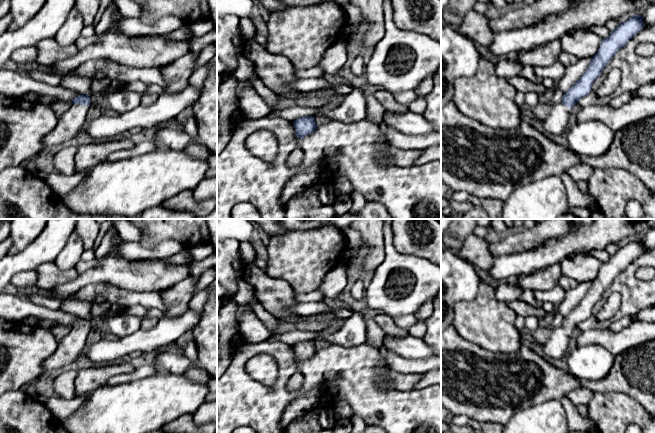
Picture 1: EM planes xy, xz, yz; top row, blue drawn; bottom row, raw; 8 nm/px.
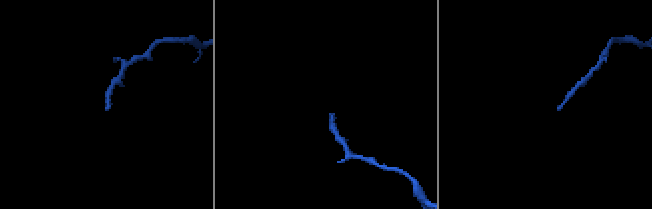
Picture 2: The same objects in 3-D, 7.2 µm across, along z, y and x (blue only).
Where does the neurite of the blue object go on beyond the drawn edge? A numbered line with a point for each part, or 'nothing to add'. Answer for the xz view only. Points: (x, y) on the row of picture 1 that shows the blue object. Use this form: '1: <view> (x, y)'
nothing to add

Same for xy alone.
1: xy (73, 121)

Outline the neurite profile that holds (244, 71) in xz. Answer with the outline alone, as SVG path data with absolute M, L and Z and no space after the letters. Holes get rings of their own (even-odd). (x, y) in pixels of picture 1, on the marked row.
M243 52L240 53L238 56L238 66L233 76L245 85L249 85L252 83L251 76L254 73L252 62L245 57Z

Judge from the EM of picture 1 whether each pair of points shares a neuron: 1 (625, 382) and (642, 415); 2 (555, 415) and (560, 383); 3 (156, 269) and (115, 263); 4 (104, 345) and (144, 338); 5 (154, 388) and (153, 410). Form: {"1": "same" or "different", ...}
{"1": "different", "2": "different", "3": "same", "4": "same", "5": "same"}

